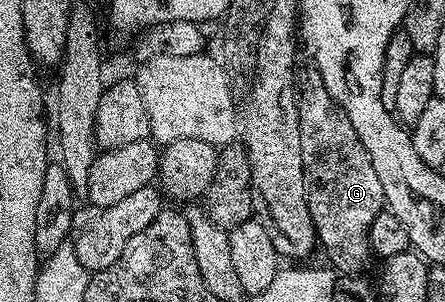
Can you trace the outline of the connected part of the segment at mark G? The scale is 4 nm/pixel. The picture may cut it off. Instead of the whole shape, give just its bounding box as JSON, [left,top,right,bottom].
[297,85,385,273]

